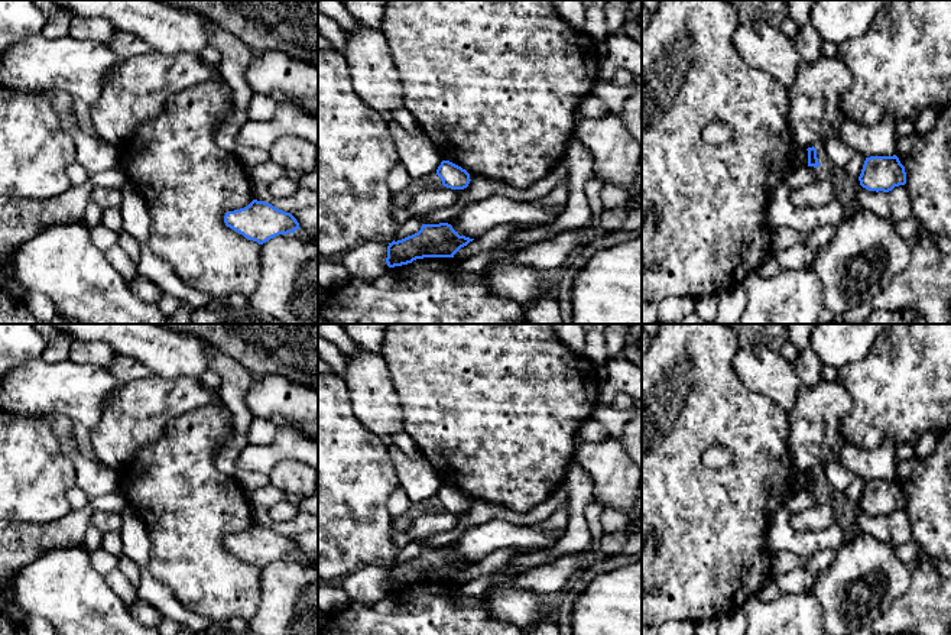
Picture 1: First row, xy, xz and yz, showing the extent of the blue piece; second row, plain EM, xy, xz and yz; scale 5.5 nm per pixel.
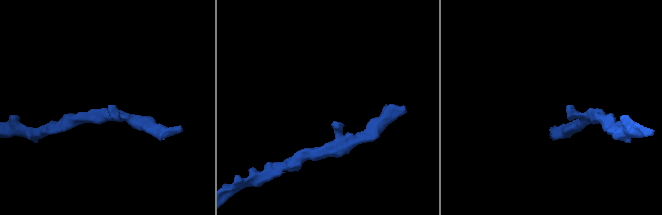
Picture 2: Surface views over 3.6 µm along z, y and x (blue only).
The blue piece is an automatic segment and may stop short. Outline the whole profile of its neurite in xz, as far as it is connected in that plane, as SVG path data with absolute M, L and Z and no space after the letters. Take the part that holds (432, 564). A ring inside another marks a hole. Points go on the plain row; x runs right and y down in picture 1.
M422 548L421 554L387 570L389 592L412 587L423 581L454 581L474 563L460 560L451 548Z

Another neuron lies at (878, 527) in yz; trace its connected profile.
M861 511L854 521L854 529L861 534L870 534L883 542L890 542L892 540L887 516L883 515L876 516Z

